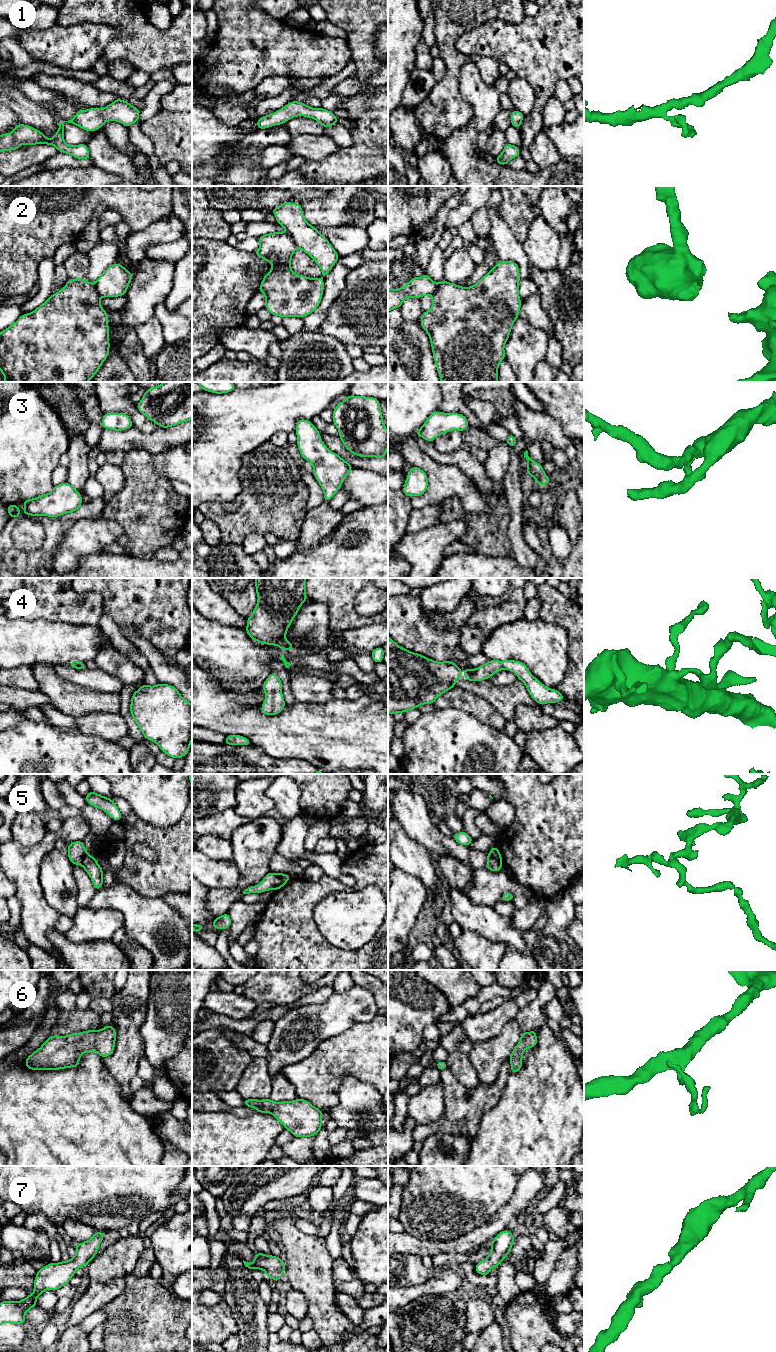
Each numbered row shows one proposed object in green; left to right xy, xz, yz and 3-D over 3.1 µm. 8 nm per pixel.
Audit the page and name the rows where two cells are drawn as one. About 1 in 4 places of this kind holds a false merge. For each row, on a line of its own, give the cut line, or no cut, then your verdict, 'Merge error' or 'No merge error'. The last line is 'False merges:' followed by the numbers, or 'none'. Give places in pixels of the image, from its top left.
1: No split. No merge error
2: No split. No merge error
3: No split. No merge error
4: No split. No merge error
5: Split along yz (488, 854), (501, 862). Merge error
6: No split. No merge error
7: No split. No merge error
False merges: 5

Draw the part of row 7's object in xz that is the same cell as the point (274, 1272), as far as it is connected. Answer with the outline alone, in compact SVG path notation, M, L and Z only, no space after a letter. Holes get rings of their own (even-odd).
M258 1252L254 1256L254 1262L248 1263L243 1260L245 1267L251 1271L253 1269L261 1269L266 1272L266 1276L275 1281L285 1278L285 1264L279 1257L265 1255Z

